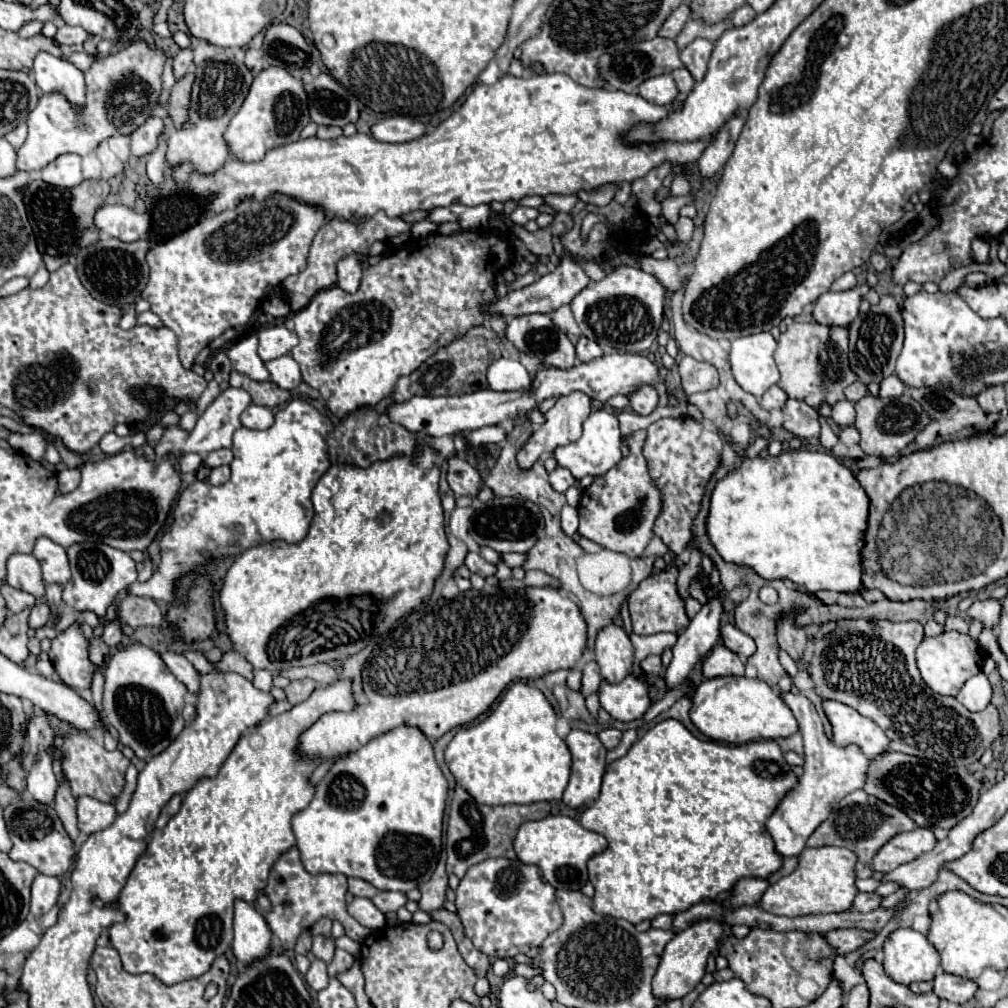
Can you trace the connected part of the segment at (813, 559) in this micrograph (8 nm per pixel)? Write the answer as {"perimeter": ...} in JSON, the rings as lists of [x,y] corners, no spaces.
{"perimeter":[[[798,449],[798,451],[784,451],[776,457],[768,455],[768,457],[754,457],[754,459],[744,459],[734,471],[730,471],[724,479],[720,479],[712,491],[710,497],[710,511],[706,517],[706,535],[710,539],[710,543],[714,545],[714,549],[718,551],[718,555],[726,561],[726,563],[736,563],[740,567],[750,567],[754,569],[762,579],[772,581],[772,579],[790,579],[796,585],[802,585],[810,591],[840,591],[840,593],[854,593],[854,591],[864,591],[862,583],[860,583],[860,549],[864,545],[864,531],[868,527],[866,519],[868,519],[868,505],[870,499],[866,495],[866,491],[858,485],[856,477],[852,475],[852,471],[848,467],[844,467],[834,455],[824,453],[824,451],[808,451],[808,449]]]}

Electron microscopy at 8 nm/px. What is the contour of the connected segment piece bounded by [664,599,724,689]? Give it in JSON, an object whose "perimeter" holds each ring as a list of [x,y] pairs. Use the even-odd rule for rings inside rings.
{"perimeter":[[[712,599],[706,605],[702,605],[702,609],[690,621],[686,631],[678,637],[678,643],[672,647],[674,657],[664,671],[666,689],[674,689],[682,685],[690,677],[694,665],[700,659],[704,659],[708,651],[716,645],[720,637],[722,617],[724,611],[720,599]]]}

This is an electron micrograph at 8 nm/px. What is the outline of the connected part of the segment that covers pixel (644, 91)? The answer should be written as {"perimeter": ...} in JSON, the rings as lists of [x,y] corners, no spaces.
{"perimeter":[[[666,73],[666,75],[658,75],[658,77],[652,77],[652,79],[646,79],[640,85],[640,95],[646,101],[650,101],[650,103],[670,105],[678,97],[678,87],[676,87],[672,75]]]}

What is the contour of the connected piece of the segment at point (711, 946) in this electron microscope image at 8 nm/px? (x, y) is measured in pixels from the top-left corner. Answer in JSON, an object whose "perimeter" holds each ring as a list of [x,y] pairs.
{"perimeter":[[[700,921],[684,929],[682,933],[676,933],[674,939],[666,943],[664,953],[660,957],[660,965],[652,981],[654,997],[668,1003],[688,995],[702,981],[706,973],[706,959],[718,947],[720,939],[722,939],[722,923],[716,923],[716,921]]]}

